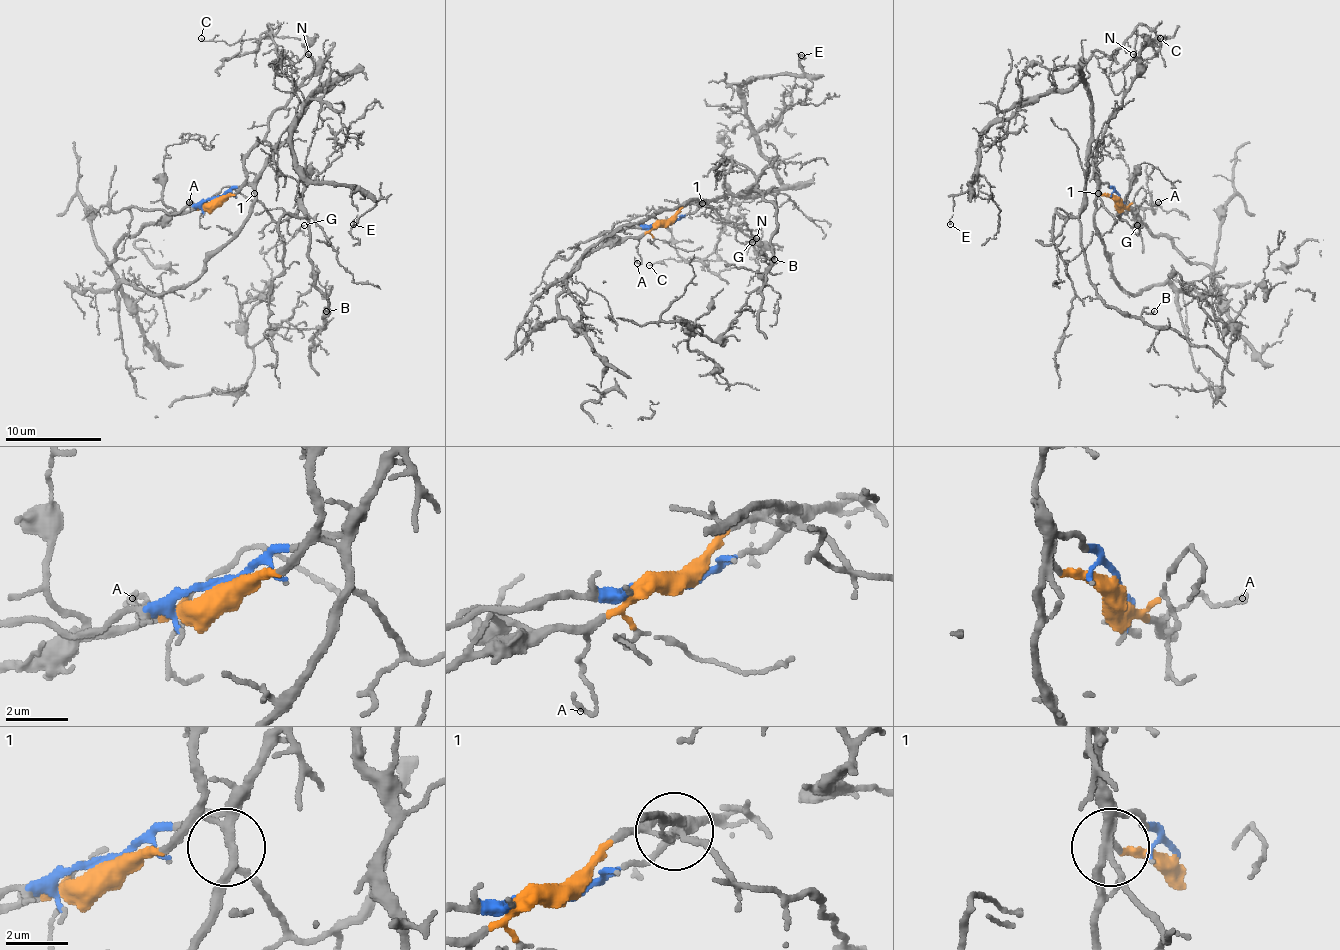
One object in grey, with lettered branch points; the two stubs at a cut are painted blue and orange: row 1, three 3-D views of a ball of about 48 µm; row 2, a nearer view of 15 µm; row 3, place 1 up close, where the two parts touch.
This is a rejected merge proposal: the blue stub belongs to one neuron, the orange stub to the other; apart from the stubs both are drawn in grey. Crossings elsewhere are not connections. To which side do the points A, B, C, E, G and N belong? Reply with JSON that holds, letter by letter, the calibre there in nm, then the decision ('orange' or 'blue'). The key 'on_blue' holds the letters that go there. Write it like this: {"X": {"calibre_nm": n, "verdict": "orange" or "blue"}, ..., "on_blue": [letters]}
{"A": {"calibre_nm": 160, "verdict": "orange"}, "B": {"calibre_nm": 110, "verdict": "blue"}, "C": {"calibre_nm": 100, "verdict": "blue"}, "E": {"calibre_nm": 100, "verdict": "blue"}, "G": {"calibre_nm": 120, "verdict": "orange"}, "N": {"calibre_nm": 70, "verdict": "orange"}, "on_blue": ["B", "C", "E"]}

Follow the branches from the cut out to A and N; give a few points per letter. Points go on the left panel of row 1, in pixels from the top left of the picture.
A: (217, 198), (193, 208), (188, 203)
N: (217, 198), (231, 196), (245, 179), (245, 155), (265, 136), (269, 117), (312, 74), (315, 62), (308, 54)

